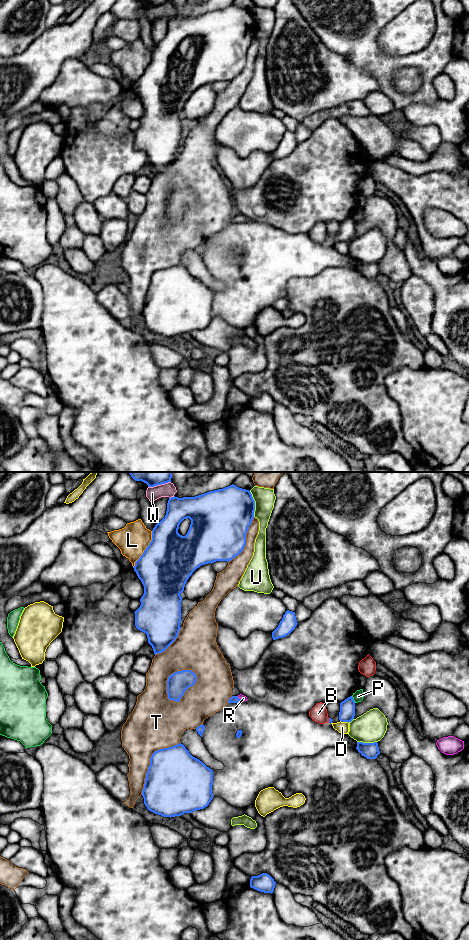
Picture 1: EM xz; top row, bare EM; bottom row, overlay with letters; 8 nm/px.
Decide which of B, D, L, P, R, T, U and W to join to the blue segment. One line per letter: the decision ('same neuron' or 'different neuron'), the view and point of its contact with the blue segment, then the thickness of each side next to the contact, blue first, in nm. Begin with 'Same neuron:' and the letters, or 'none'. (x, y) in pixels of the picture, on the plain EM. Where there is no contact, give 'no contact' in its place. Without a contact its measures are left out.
Same neuron: R
B: different neuron; contact xz (329, 240); calibres 30 and 140 nm
D: different neuron; contact xz (344, 241); calibres 130 and 100 nm
L: different neuron; contact xz (145, 69); calibres 420 and 240 nm
P: different neuron; contact xz (352, 219); calibres 130 and 90 nm
R: same neuron; contact xz (238, 218); calibres 60 and 50 nm
T: different neuron; contact xz (184, 212); calibres 170 and 300 nm
U: different neuron; contact xz (254, 24); calibres 420 and 170 nm
W: different neuron; contact xz (159, 4); calibres 60 and 110 nm

